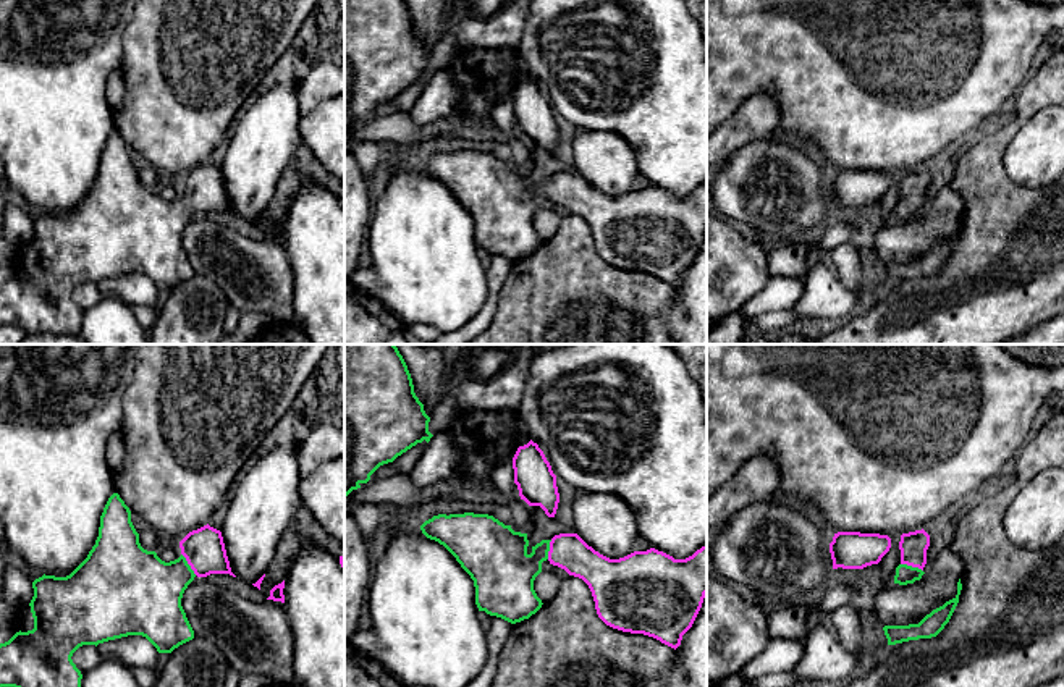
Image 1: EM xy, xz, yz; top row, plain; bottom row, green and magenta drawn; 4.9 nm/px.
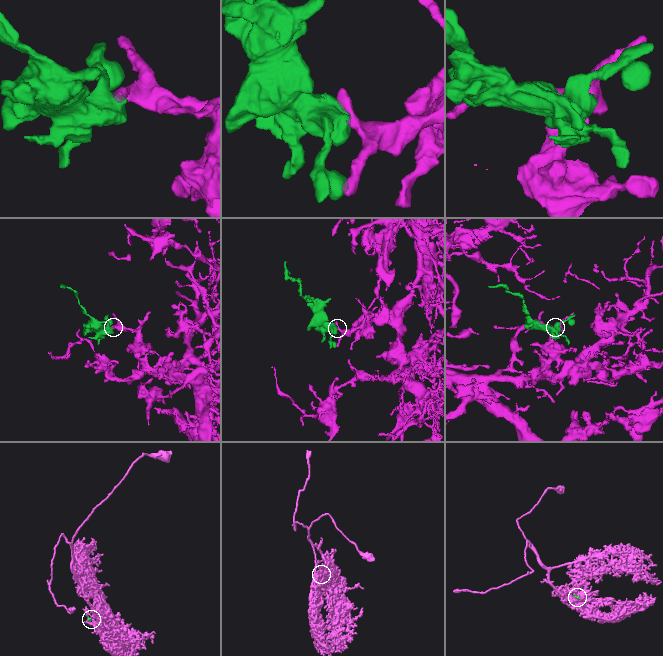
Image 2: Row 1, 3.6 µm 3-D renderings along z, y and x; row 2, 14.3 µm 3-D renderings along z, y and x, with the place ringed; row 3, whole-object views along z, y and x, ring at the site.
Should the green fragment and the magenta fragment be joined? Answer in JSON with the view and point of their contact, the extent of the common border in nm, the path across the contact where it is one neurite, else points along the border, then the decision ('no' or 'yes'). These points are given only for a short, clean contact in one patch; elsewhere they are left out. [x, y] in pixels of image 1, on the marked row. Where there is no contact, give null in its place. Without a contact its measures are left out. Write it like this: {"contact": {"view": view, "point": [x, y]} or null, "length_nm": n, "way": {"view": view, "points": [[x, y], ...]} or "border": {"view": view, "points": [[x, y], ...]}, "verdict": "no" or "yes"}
{"contact": {"view": "yz", "point": [911, 566]}, "length_nm": 120, "way": {"view": "yz", "points": [[906, 574], [911, 566], [912, 545]]}, "verdict": "yes"}

